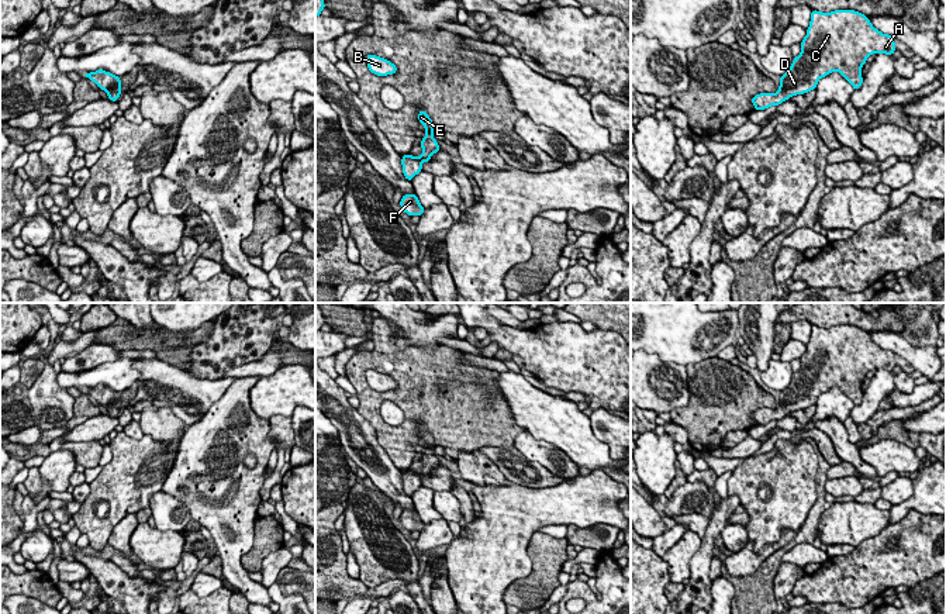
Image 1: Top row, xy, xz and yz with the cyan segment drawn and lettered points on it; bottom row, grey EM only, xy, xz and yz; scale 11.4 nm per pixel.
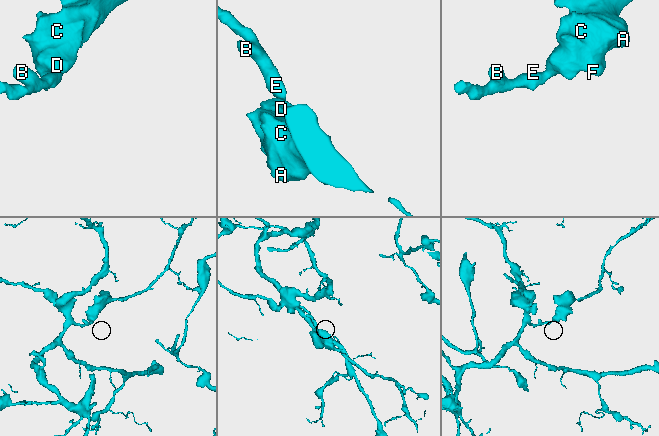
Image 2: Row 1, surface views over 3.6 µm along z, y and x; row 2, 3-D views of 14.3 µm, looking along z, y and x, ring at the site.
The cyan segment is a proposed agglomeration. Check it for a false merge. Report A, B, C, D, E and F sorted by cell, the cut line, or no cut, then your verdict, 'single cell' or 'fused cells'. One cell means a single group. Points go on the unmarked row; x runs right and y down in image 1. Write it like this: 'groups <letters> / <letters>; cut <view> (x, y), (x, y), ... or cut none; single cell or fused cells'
groups A B C D E F; cut none; single cell

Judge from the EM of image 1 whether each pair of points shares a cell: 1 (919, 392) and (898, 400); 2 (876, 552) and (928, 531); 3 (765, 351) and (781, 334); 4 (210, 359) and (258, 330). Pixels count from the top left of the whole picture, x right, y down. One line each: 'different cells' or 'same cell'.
1: same cell
2: same cell
3: different cells
4: same cell

